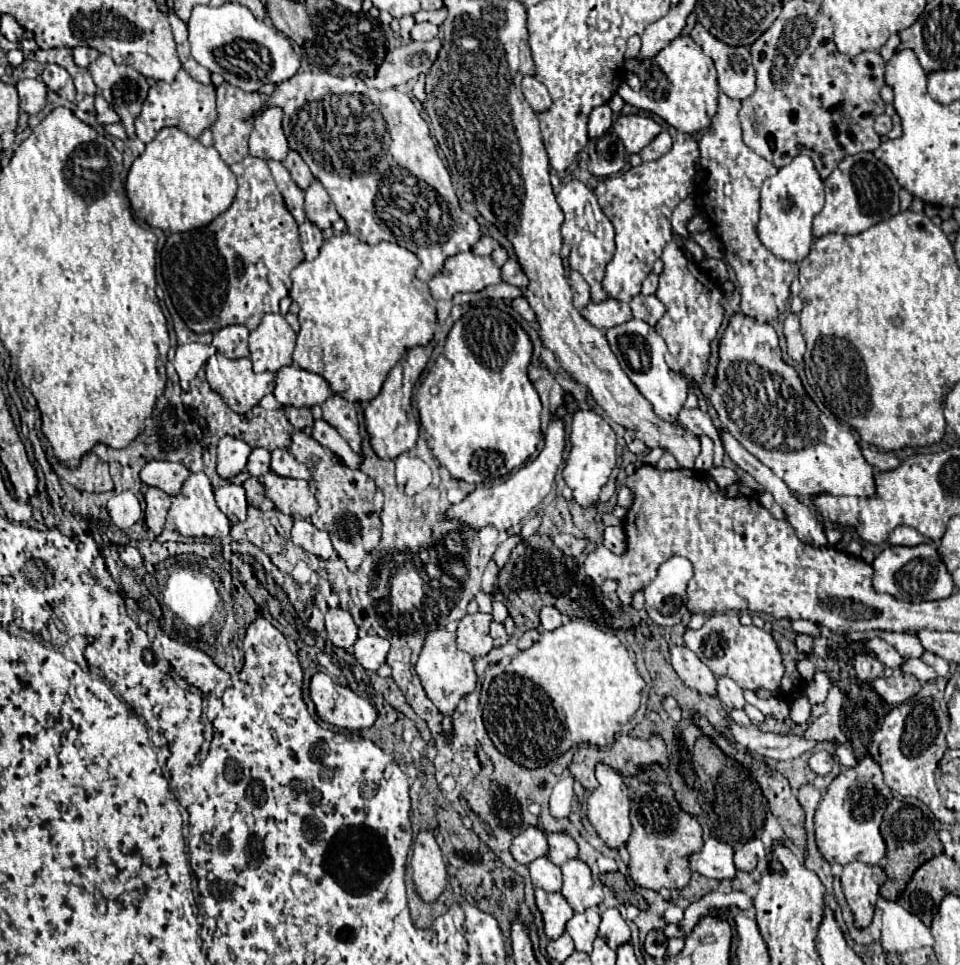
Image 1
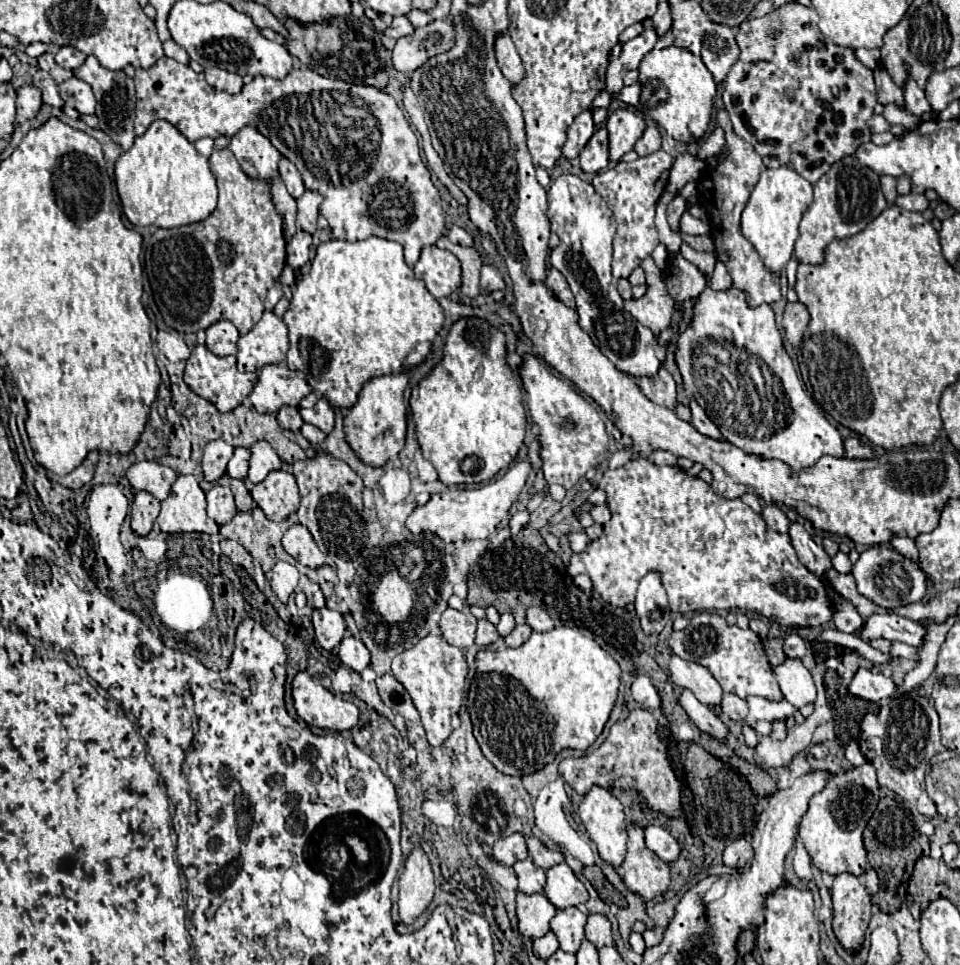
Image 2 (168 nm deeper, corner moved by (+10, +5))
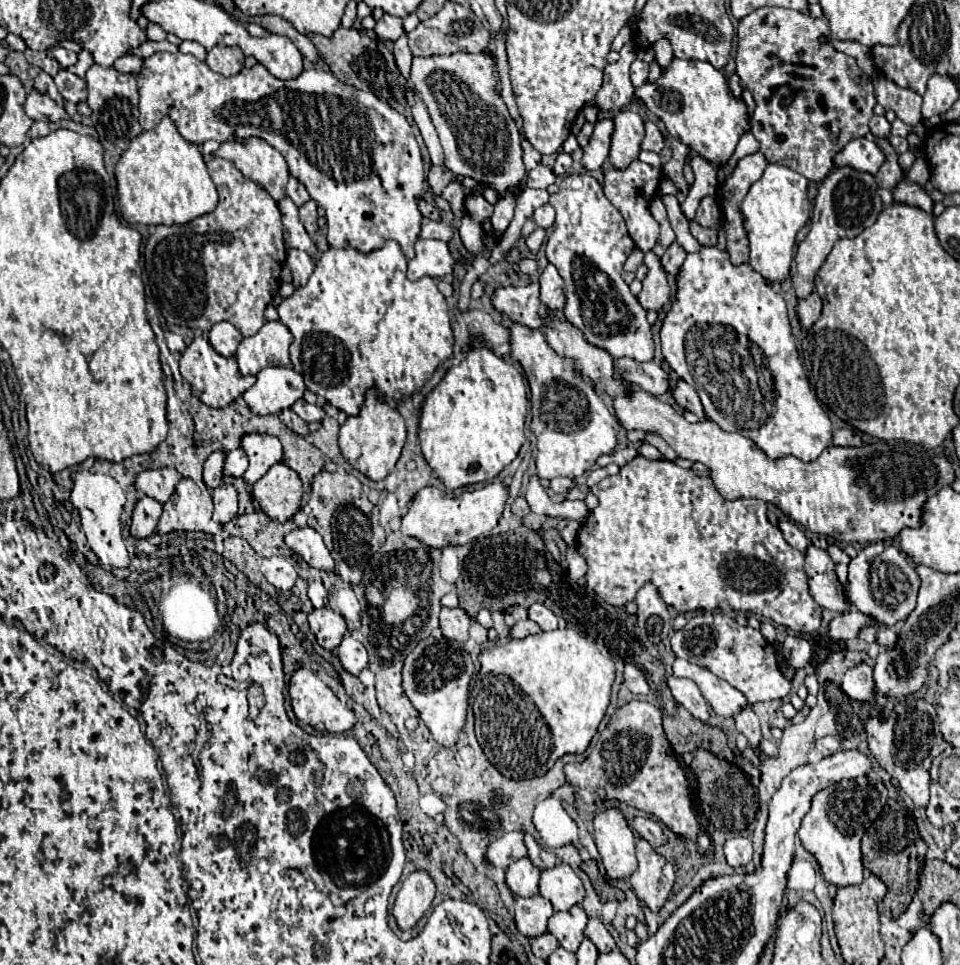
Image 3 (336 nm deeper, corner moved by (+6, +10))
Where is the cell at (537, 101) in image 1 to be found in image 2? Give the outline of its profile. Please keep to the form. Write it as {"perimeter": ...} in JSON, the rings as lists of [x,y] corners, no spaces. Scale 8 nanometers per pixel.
{"perimeter":[[[502,35],[496,39],[496,57],[498,57],[498,67],[502,69],[504,77],[512,85],[518,85],[518,81],[522,81],[522,77],[526,77],[524,65],[520,61],[520,55],[516,53],[516,47],[514,47],[510,35]]]}

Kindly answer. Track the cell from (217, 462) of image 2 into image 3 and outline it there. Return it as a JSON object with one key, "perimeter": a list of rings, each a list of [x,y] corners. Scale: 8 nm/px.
{"perimeter":[[[212,452],[204,462],[204,484],[210,490],[222,484],[222,466],[224,466],[224,452]]]}

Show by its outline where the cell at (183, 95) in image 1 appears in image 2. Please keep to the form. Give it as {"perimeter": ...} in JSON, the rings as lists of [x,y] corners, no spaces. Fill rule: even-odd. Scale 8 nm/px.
{"perimeter":[[[162,57],[150,69],[136,69],[136,117],[134,130],[136,136],[142,135],[152,121],[166,119],[172,123],[188,141],[196,141],[202,137],[218,137],[236,135],[244,125],[256,125],[262,135],[266,135],[272,145],[290,159],[298,171],[302,173],[306,189],[318,191],[324,201],[320,205],[320,215],[324,215],[330,223],[332,235],[344,241],[360,241],[366,237],[382,237],[404,245],[406,265],[414,267],[422,247],[436,245],[440,237],[448,237],[446,227],[446,211],[440,205],[440,193],[432,183],[432,173],[424,165],[420,157],[418,137],[412,131],[406,113],[398,107],[396,99],[390,93],[384,93],[374,87],[350,85],[340,79],[326,79],[312,69],[292,69],[284,79],[270,77],[254,77],[252,83],[244,85],[242,93],[228,95],[214,91],[202,73],[194,73],[188,65],[182,65],[174,59]],[[328,91],[348,91],[352,97],[362,99],[362,103],[370,109],[374,117],[354,121],[352,127],[326,127],[328,125],[328,101],[324,93]]]}

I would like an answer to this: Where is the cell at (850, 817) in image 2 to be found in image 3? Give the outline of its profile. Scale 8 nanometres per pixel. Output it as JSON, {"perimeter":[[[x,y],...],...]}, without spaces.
{"perimeter":[[[854,778],[842,780],[838,784],[830,784],[828,788],[820,790],[812,798],[812,808],[804,816],[798,836],[822,872],[822,878],[838,888],[842,886],[858,886],[862,884],[862,852],[860,852],[860,838],[864,836],[866,828],[876,820],[888,800],[886,786],[880,780],[870,784],[868,778]]]}

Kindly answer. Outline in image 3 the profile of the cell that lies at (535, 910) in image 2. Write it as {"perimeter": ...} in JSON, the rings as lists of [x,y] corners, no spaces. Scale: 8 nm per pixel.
{"perimeter":[[[540,894],[530,898],[516,898],[516,916],[514,916],[516,928],[520,934],[528,938],[542,936],[546,932],[546,924],[552,914],[554,914],[552,904]]]}

